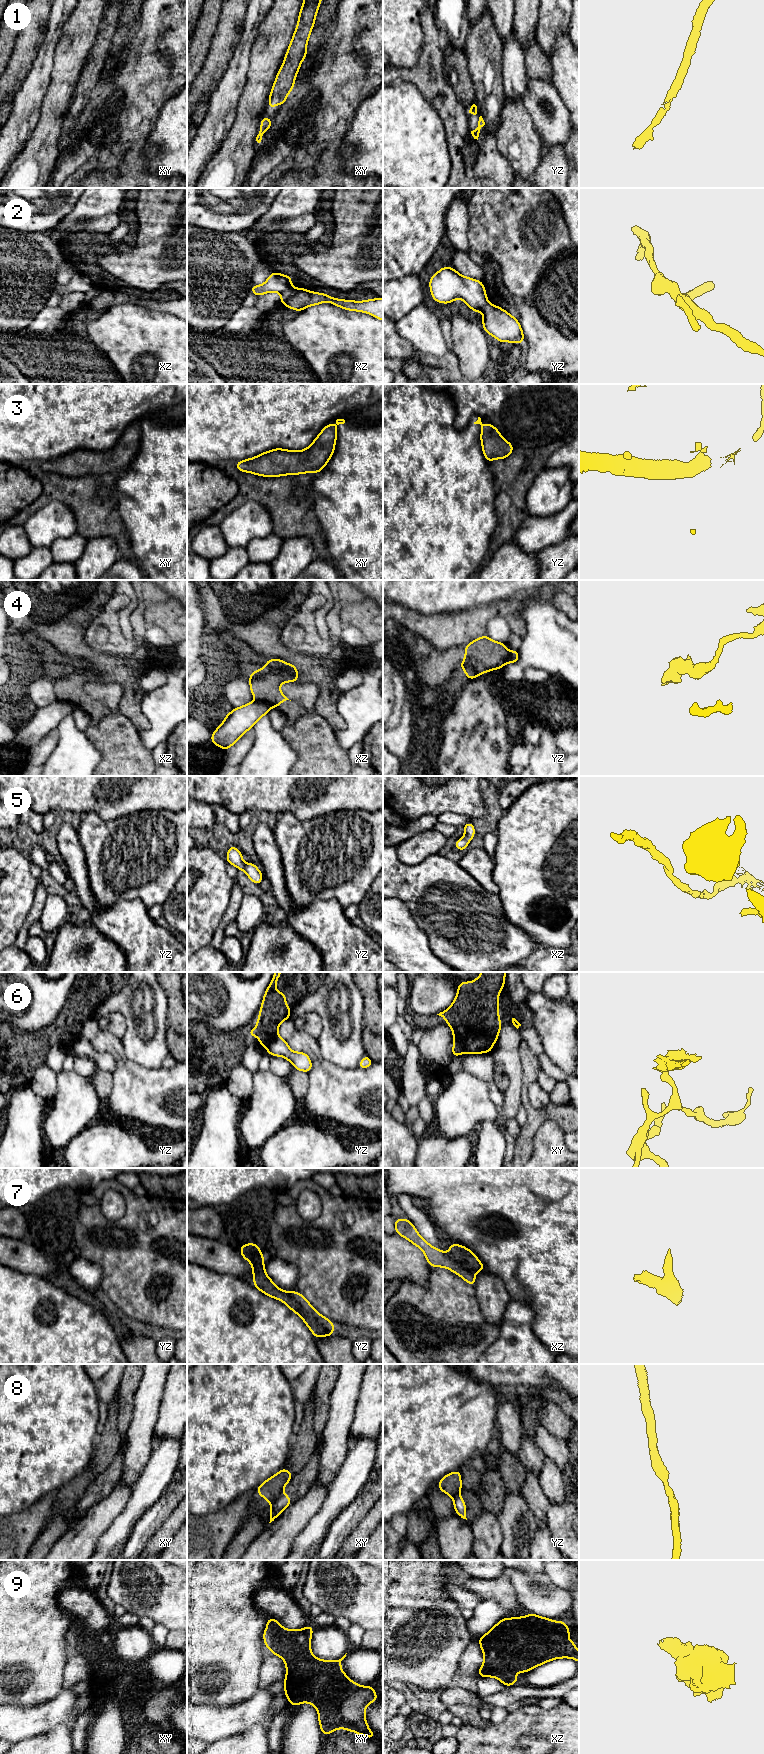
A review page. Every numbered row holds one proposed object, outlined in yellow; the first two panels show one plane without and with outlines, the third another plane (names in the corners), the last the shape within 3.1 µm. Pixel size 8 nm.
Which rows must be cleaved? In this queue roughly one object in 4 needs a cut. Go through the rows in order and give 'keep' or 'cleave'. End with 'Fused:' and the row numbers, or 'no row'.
1: keep
2: cleave
3: cleave
4: cleave
5: keep
6: cleave
7: keep
8: cleave
9: keep
Fused: 2, 3, 4, 6, 8

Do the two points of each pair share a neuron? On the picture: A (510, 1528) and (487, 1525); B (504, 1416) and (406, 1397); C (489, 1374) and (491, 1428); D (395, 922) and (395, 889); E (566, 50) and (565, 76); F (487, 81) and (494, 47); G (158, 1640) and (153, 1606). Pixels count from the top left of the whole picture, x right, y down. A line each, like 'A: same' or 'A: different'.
A: different
B: different
C: different
D: different
E: same
F: same
G: different

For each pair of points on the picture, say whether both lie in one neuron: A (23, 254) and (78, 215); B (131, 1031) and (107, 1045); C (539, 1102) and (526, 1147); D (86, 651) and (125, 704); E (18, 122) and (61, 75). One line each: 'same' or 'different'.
A: different
B: different
C: different
D: same
E: different

